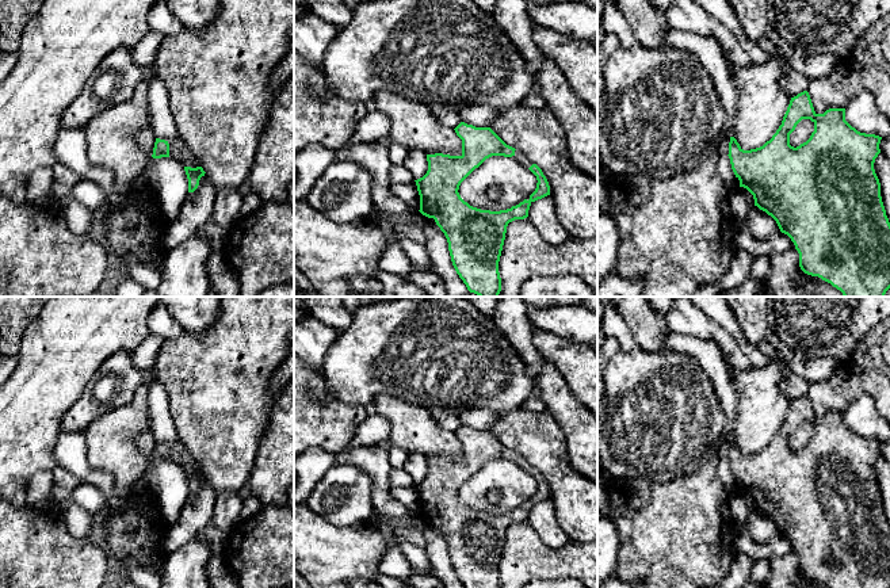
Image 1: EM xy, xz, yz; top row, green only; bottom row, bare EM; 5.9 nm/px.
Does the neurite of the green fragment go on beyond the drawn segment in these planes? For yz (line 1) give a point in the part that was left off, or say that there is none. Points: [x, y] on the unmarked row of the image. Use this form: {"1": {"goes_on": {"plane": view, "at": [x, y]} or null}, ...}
{"1": {"goes_on": null}}

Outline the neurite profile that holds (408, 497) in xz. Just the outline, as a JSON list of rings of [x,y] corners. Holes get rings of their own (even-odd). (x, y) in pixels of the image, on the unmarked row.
[[[410,485],[405,488],[391,488],[390,496],[394,501],[405,507],[409,513],[412,515],[420,513],[420,499],[417,495],[416,485]]]

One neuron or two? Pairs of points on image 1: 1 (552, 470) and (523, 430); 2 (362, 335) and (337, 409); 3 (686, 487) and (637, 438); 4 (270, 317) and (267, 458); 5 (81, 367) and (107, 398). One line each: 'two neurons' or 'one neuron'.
1: one neuron
2: two neurons
3: two neurons
4: two neurons
5: two neurons

